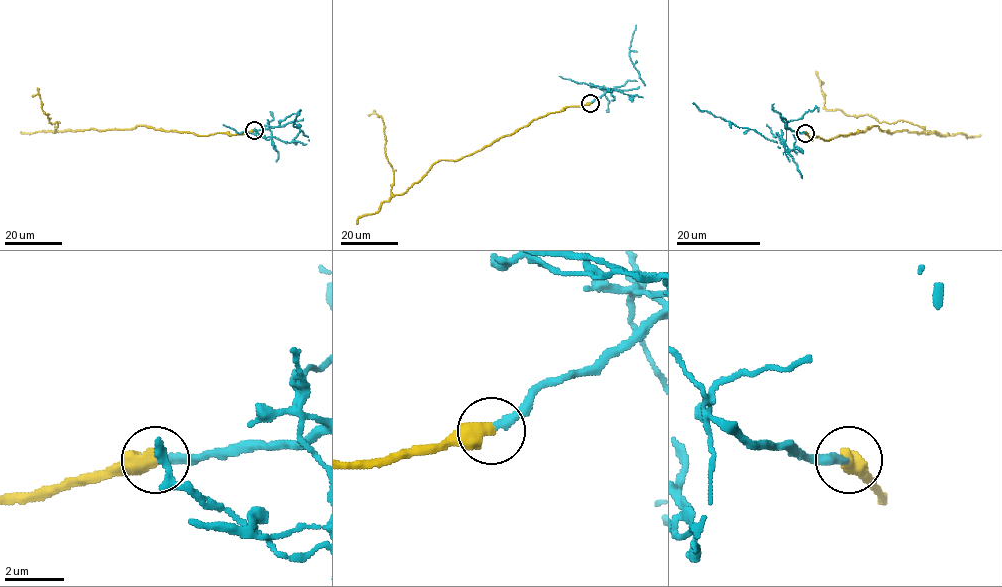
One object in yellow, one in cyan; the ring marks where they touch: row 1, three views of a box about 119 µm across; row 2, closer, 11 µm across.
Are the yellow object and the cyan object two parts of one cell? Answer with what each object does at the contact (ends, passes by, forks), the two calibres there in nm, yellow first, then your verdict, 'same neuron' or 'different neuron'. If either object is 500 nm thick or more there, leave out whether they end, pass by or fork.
600 nm thick on the yellow side, 280 nm on the other; different neuron

